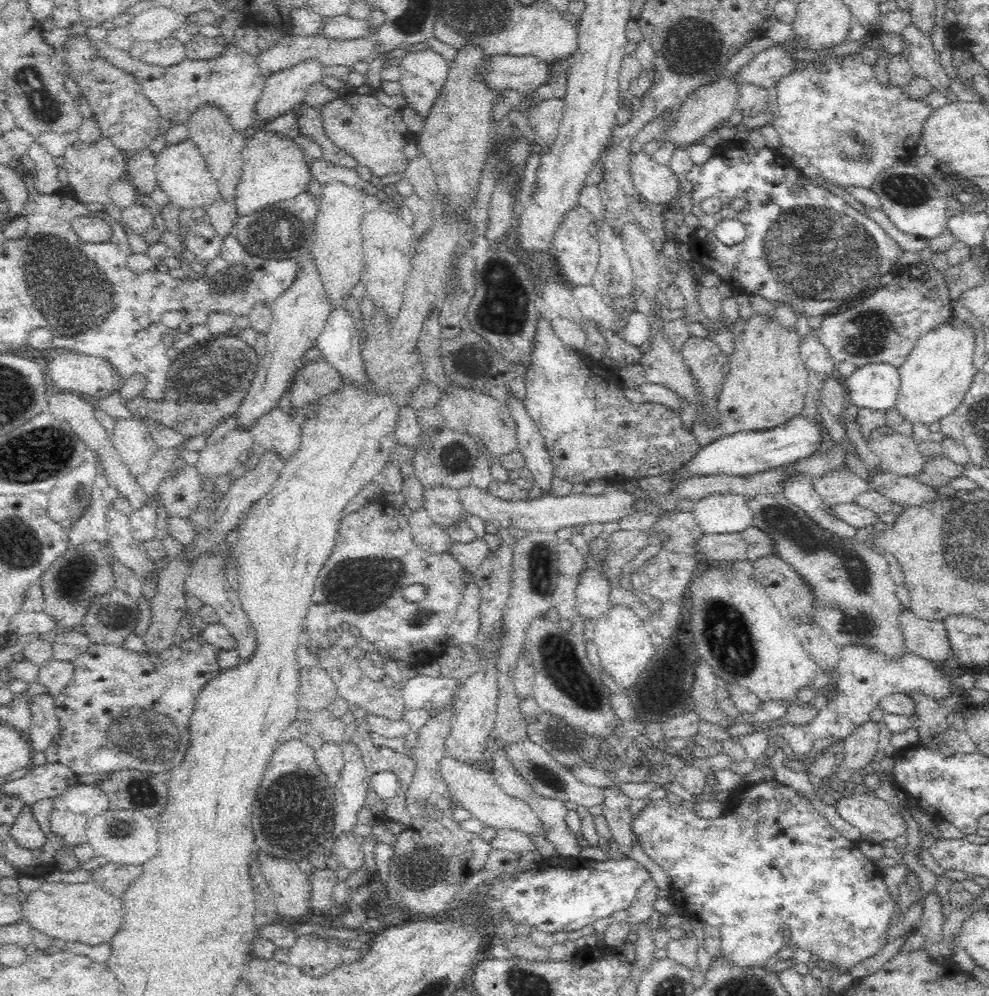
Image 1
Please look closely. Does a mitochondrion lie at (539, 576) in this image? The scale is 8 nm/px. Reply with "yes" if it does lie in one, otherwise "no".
yes

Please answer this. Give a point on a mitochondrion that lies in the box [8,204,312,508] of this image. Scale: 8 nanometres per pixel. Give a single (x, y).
(69, 289)

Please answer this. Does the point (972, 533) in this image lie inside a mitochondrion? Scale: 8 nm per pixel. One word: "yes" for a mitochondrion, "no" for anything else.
yes

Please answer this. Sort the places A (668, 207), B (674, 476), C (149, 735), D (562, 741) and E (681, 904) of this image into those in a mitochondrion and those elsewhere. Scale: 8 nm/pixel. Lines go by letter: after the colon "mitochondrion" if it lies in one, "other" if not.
A: other
B: other
C: mitochondrion
D: mitochondrion
E: other

